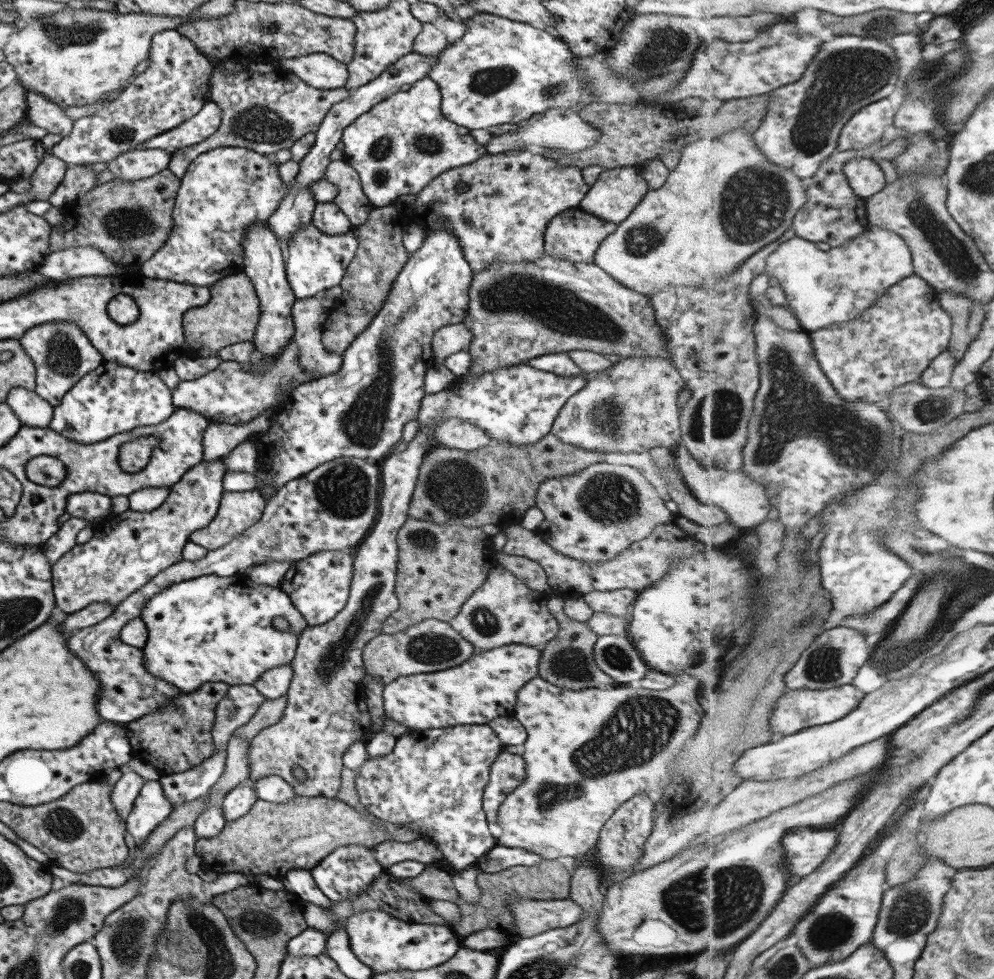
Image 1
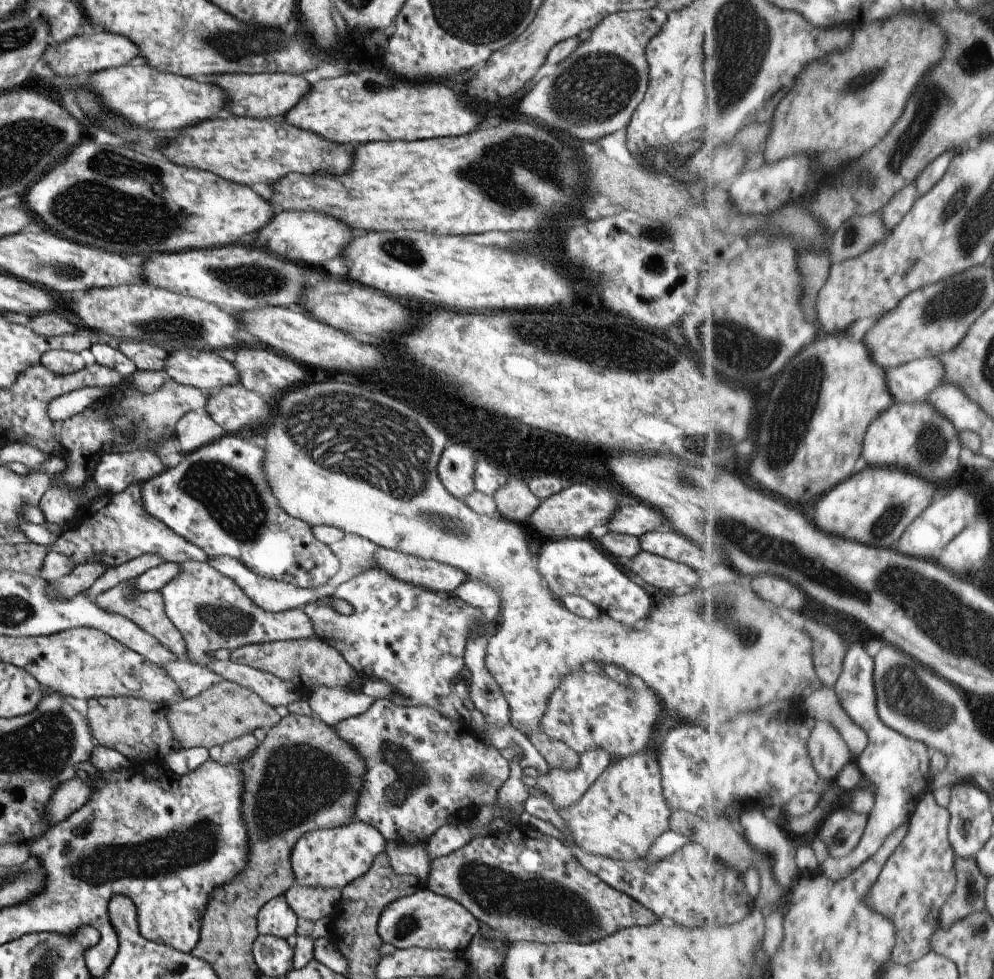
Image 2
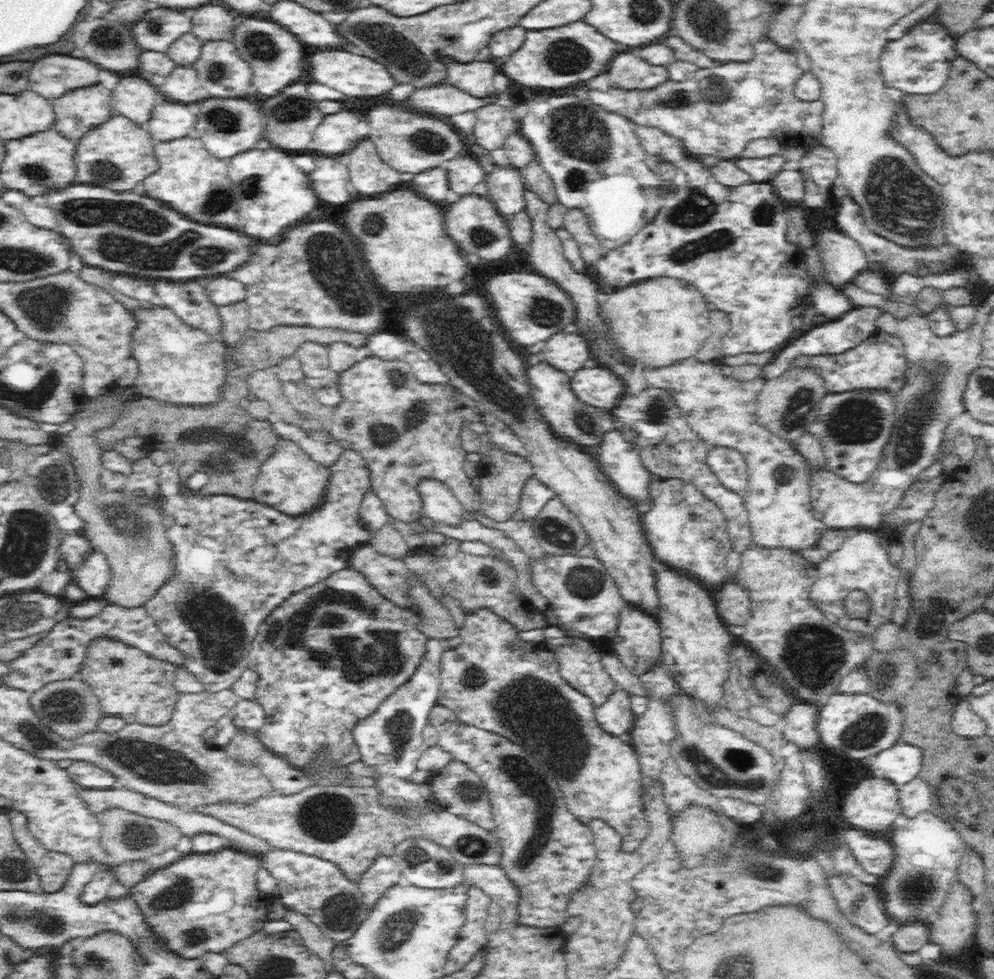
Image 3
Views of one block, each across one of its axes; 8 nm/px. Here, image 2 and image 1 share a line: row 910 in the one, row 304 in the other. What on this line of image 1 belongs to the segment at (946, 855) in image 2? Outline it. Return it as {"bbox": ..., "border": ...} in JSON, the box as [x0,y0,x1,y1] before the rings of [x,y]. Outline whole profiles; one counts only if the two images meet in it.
{"bbox":[810,274,953,405],"border":[[[913,274],[905,278],[905,280],[898,282],[895,286],[892,286],[892,288],[888,290],[888,293],[885,294],[885,296],[882,296],[875,306],[866,310],[866,312],[864,312],[864,314],[859,318],[856,318],[856,320],[844,322],[844,324],[834,324],[829,328],[822,328],[821,330],[810,332],[810,336],[815,348],[815,356],[819,359],[822,369],[825,371],[825,374],[828,375],[833,386],[840,392],[840,395],[844,399],[851,402],[870,402],[886,405],[895,389],[909,383],[918,382],[921,375],[929,368],[929,365],[932,364],[933,360],[935,360],[935,358],[937,358],[941,353],[948,350],[952,340],[952,326],[953,321],[951,314],[942,306],[938,292],[924,278]]]}

